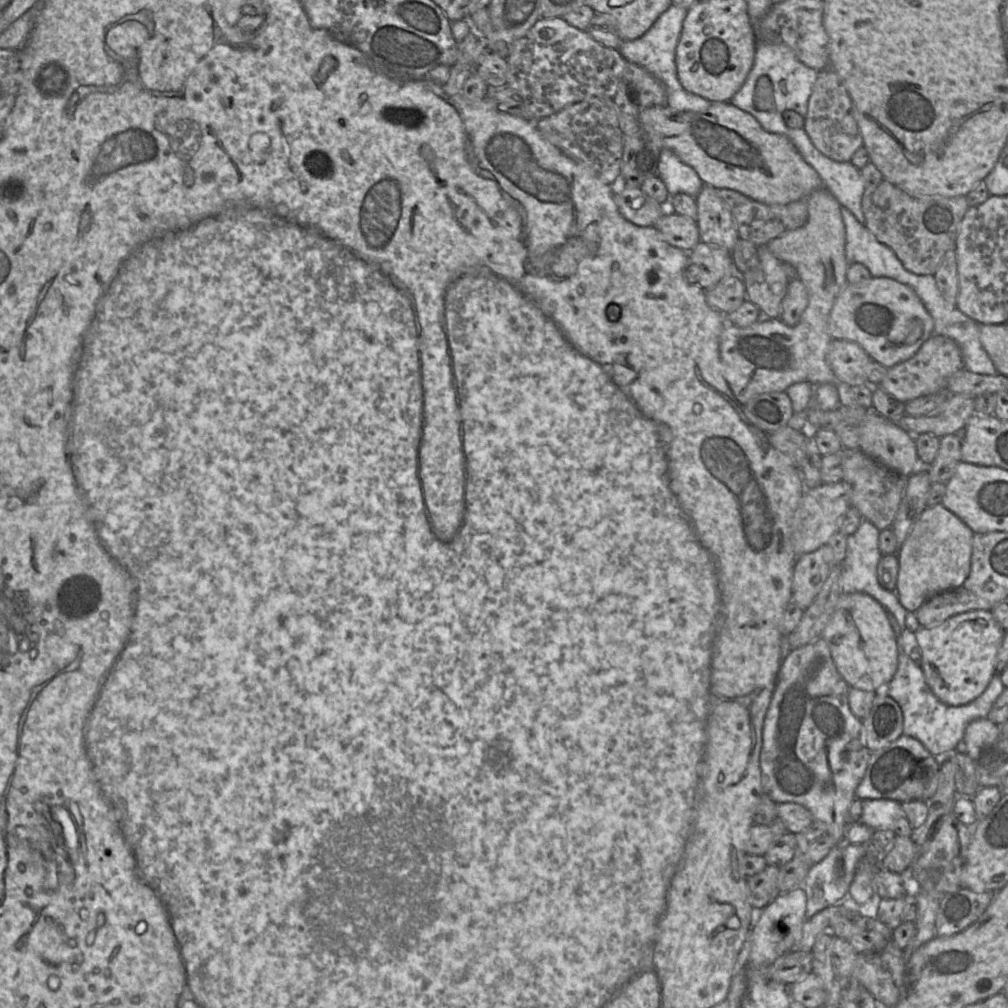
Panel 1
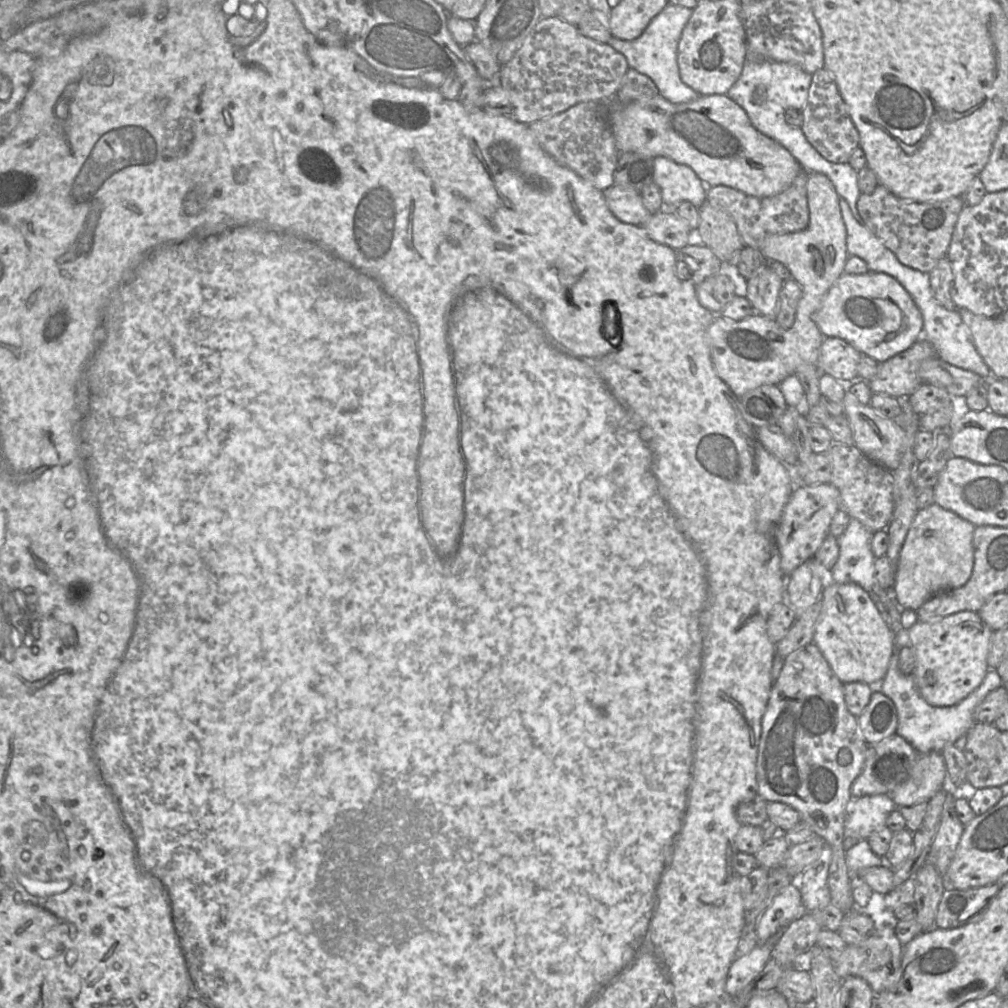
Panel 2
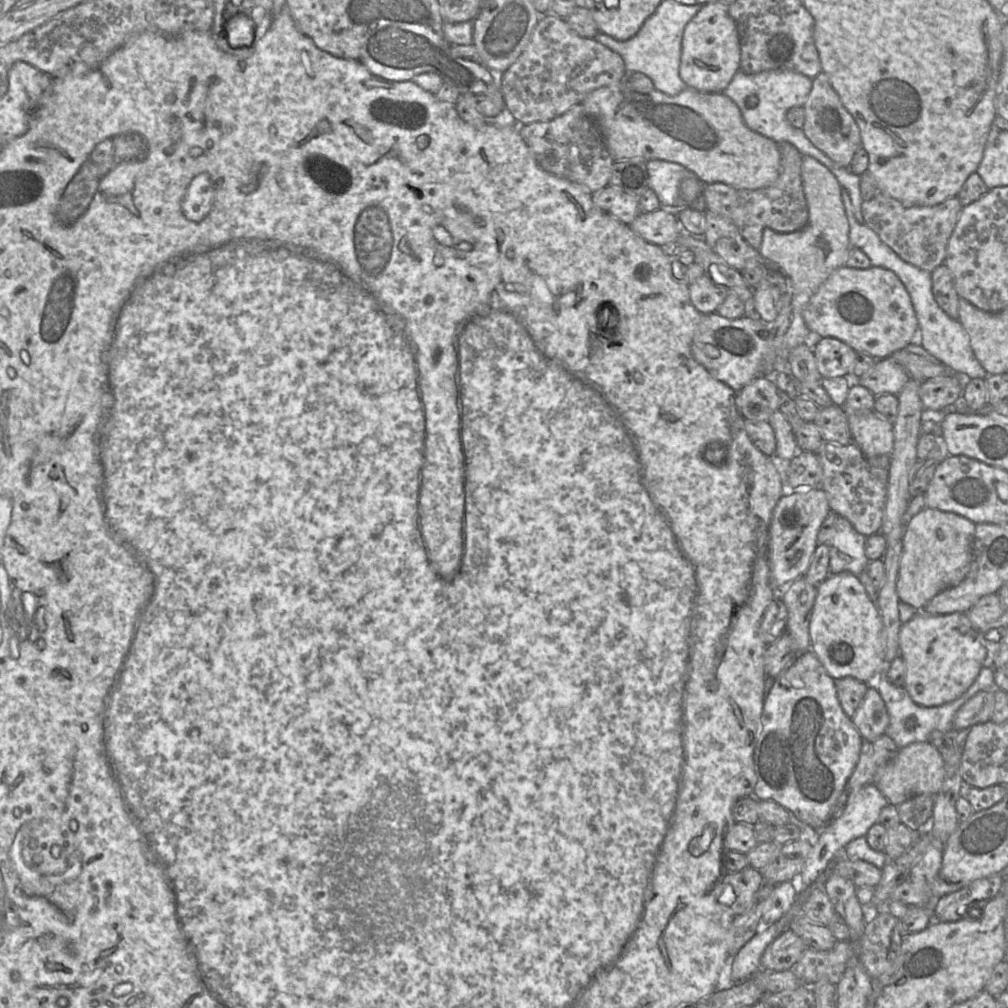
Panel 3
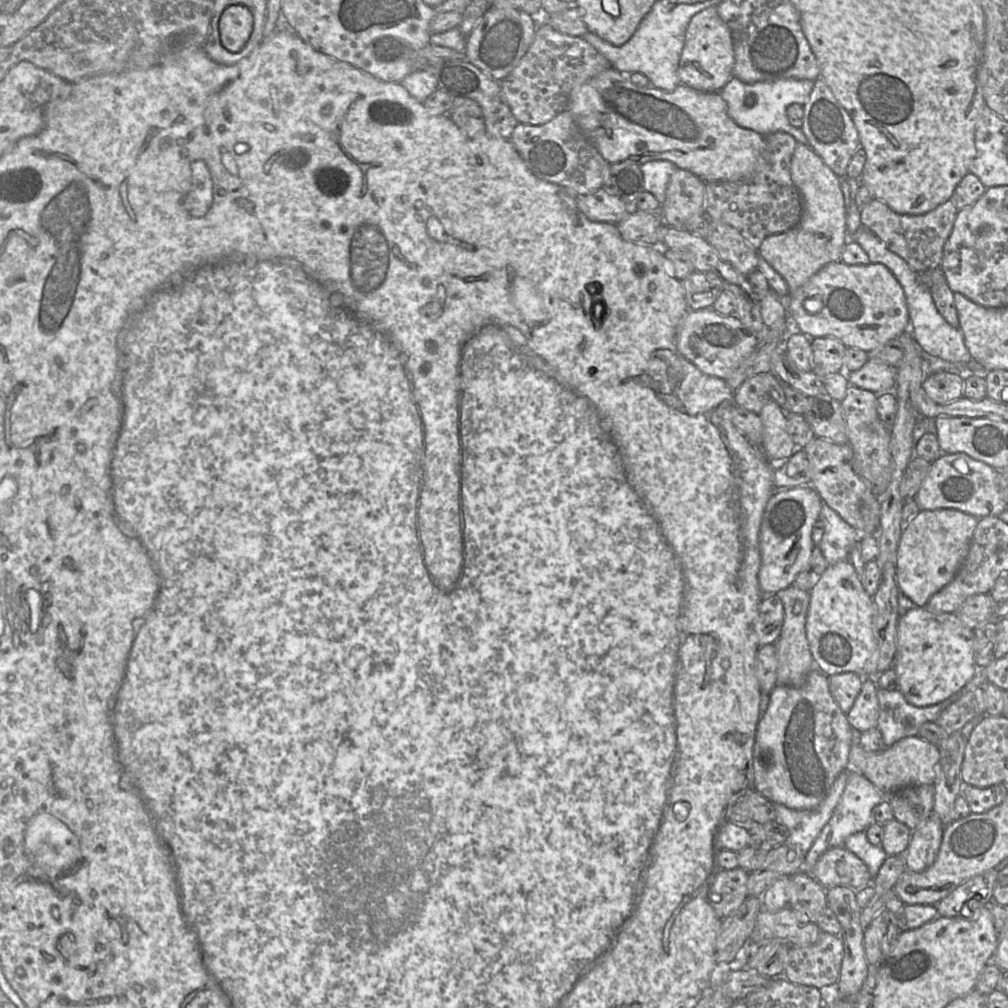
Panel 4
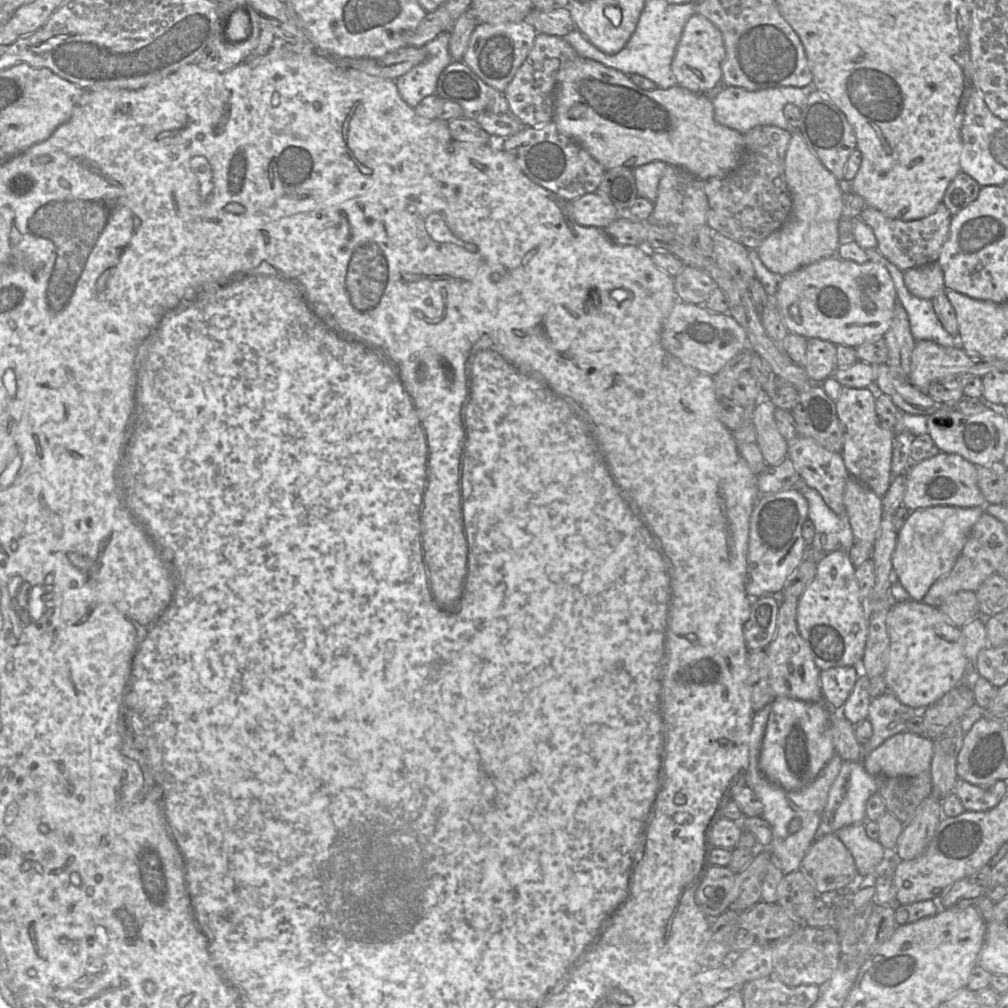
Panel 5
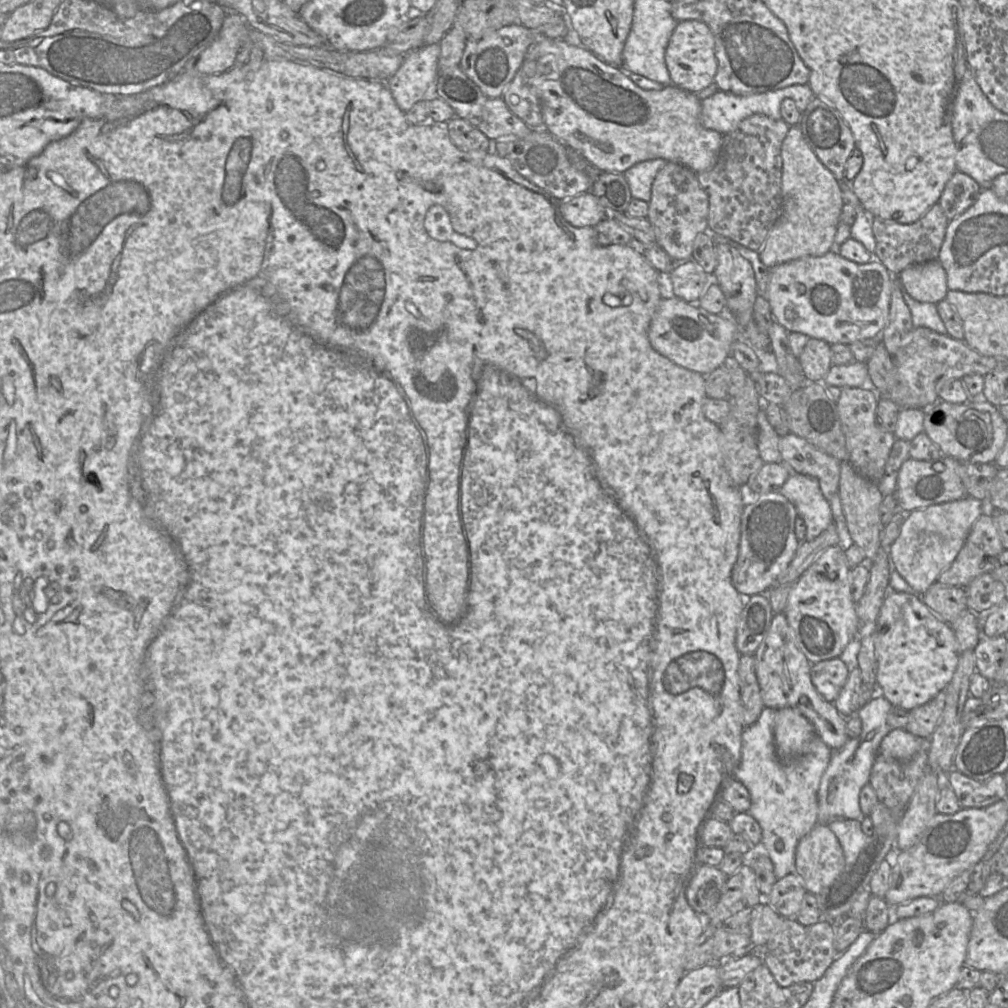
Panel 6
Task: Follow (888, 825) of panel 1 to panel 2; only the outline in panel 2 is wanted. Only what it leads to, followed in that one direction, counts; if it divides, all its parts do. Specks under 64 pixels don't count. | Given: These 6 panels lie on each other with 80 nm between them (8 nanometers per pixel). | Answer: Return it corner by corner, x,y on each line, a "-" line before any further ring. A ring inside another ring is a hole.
888,794
853,798
845,819
845,837
867,840
872,832
886,826
888,814
896,808

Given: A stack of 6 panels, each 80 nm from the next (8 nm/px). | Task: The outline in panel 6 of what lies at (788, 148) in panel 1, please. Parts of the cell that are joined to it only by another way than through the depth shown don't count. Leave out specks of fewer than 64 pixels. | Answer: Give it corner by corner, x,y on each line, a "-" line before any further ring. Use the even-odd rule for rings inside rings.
538,38
527,52
527,58
536,60
536,72
533,77
533,86
540,101
544,126
547,132
564,143
568,148
578,152
585,160
601,172
624,173
633,165
651,159
662,158
667,162
684,165
700,173
712,169
717,160
723,143
723,134
705,128
701,123
701,101
694,93
685,91
675,85
665,86
661,90
644,90
637,86
621,67
613,66
601,60
585,47
569,45
563,39

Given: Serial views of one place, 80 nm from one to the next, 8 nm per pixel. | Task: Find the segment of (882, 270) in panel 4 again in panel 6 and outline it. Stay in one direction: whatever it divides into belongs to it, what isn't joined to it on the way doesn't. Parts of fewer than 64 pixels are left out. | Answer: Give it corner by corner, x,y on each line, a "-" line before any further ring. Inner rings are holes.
830,250
822,256
807,256
799,259
791,260
770,269
770,281
766,299
770,305
771,313
776,322
783,326
788,332
800,332
811,338
817,338
826,341
828,344
842,343
851,344
855,341
863,339
878,338
888,324
890,300
893,287
893,276
890,271
872,255
872,260
867,263
860,264
852,260
842,257
837,251
-
792,309
795,312
794,319
789,320
786,311

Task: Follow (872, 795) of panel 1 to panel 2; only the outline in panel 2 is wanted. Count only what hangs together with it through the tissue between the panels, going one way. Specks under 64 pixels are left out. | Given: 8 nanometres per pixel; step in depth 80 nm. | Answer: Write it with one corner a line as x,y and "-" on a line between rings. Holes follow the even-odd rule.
897,734
868,745
863,770
851,786
852,797
889,794
895,787
909,778
918,754
907,740

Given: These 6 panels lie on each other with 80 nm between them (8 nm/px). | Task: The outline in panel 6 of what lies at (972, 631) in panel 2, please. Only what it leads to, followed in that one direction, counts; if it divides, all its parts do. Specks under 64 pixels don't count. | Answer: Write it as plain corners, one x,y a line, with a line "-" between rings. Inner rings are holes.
889,589
877,618
872,635
878,661
877,689
894,707
906,711
924,705
943,691
953,678
958,665
957,641
951,626
934,614
915,593

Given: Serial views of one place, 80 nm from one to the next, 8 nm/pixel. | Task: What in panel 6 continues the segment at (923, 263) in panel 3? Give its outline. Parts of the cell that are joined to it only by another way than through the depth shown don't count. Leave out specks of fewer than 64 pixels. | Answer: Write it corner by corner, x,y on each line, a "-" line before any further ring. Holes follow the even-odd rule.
937,202
916,222
902,224
872,216
872,230
876,240
873,257
880,261
892,275
898,275
905,268
938,258
949,223
942,207

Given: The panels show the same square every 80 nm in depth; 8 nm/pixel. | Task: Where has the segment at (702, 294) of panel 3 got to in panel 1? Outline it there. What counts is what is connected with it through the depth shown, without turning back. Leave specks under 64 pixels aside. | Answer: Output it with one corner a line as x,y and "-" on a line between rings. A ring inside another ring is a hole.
733,275
722,279
711,289
704,290
707,304
723,314
735,311
746,300
743,281

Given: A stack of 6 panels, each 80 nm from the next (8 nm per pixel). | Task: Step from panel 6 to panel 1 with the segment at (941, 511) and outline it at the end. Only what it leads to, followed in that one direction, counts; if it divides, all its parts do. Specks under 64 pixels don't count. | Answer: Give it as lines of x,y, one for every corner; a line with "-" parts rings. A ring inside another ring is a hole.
941,503
926,507
897,552
899,573
895,593
907,611
915,612
928,598
947,590
954,590
964,583
971,568
973,535
971,528

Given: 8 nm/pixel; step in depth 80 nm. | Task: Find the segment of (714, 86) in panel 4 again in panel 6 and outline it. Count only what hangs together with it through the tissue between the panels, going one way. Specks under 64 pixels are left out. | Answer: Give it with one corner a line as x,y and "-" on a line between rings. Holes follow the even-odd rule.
678,22
665,52
665,62
672,84
690,93
698,93
714,82
717,73
714,36
704,22

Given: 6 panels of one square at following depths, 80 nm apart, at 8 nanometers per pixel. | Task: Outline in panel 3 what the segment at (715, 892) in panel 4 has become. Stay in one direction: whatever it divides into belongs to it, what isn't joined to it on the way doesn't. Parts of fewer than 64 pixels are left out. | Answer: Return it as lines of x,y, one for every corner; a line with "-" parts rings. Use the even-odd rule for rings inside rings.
747,866
739,872
727,873
723,879
723,891
719,902
731,908
735,916
744,914
763,885
759,870

